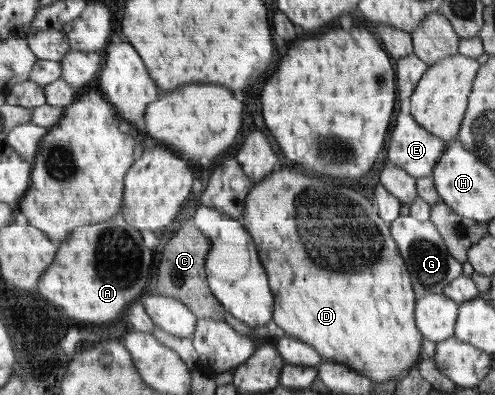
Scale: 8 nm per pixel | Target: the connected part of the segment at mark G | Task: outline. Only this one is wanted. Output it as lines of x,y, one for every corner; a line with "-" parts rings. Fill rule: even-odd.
410,209
410,215
398,217
390,223
390,227
409,267
417,297
445,292
445,287
462,275
462,262
450,253
446,240
431,219
422,221
414,217

